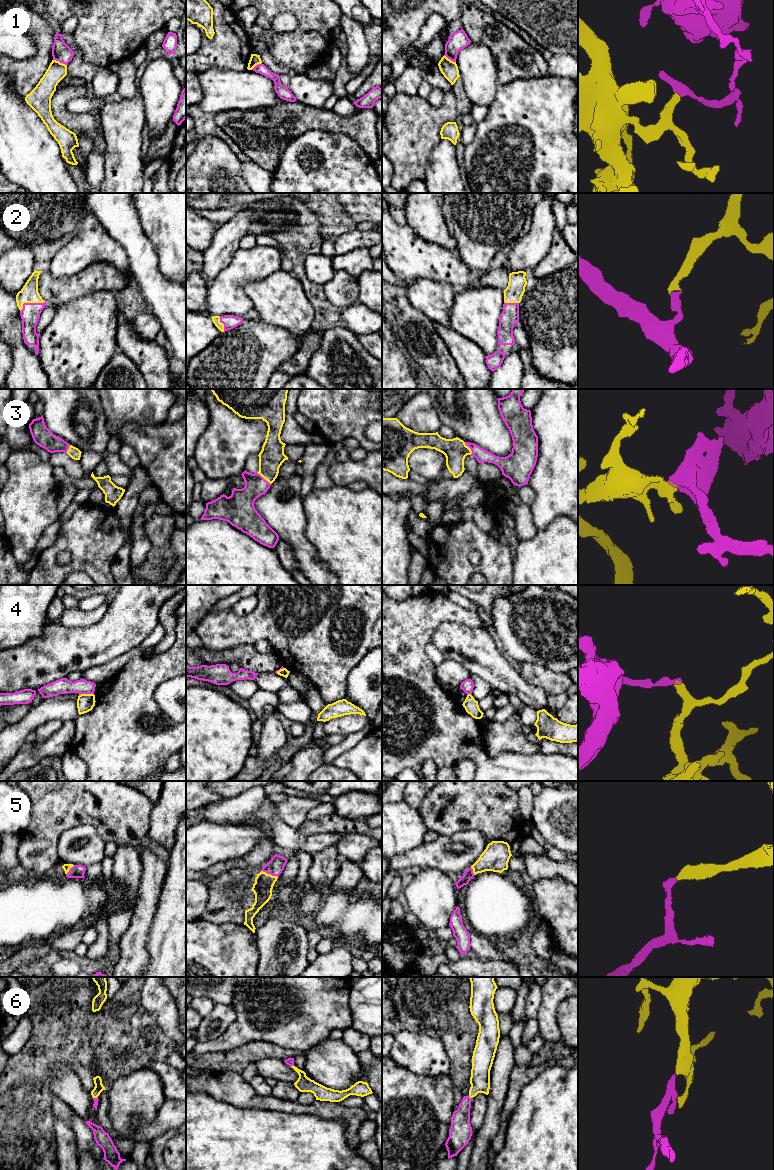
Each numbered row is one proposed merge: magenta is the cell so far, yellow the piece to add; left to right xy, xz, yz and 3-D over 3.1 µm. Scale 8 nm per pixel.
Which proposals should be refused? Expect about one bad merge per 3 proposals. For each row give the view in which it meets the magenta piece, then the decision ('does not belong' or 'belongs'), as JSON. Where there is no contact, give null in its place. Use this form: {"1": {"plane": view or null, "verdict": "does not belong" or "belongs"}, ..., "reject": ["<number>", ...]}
{"1": {"plane": "xy", "verdict": "does not belong"}, "2": {"plane": "xy", "verdict": "belongs"}, "3": {"plane": "xz", "verdict": "belongs"}, "4": {"plane": "xy", "verdict": "does not belong"}, "5": {"plane": "xz", "verdict": "belongs"}, "6": {"plane": "xz", "verdict": "belongs"}, "reject": ["1", "4"]}

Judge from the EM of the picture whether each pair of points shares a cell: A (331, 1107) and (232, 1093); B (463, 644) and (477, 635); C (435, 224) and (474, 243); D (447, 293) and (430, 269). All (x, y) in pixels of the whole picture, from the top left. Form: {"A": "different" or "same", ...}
{"A": "same", "B": "same", "C": "same", "D": "different"}

